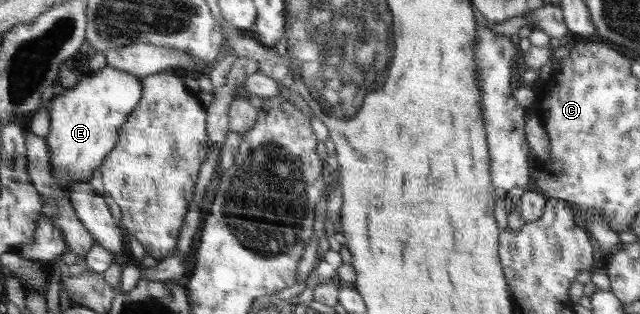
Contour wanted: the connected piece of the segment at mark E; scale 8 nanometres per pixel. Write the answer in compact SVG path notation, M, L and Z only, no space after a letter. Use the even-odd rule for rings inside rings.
M106 65L83 76L72 88L65 89L52 98L50 111L50 132L45 139L50 150L50 160L55 179L67 194L67 188L76 183L88 183L92 172L105 162L108 153L116 146L119 128L126 122L128 115L141 99L141 78Z

